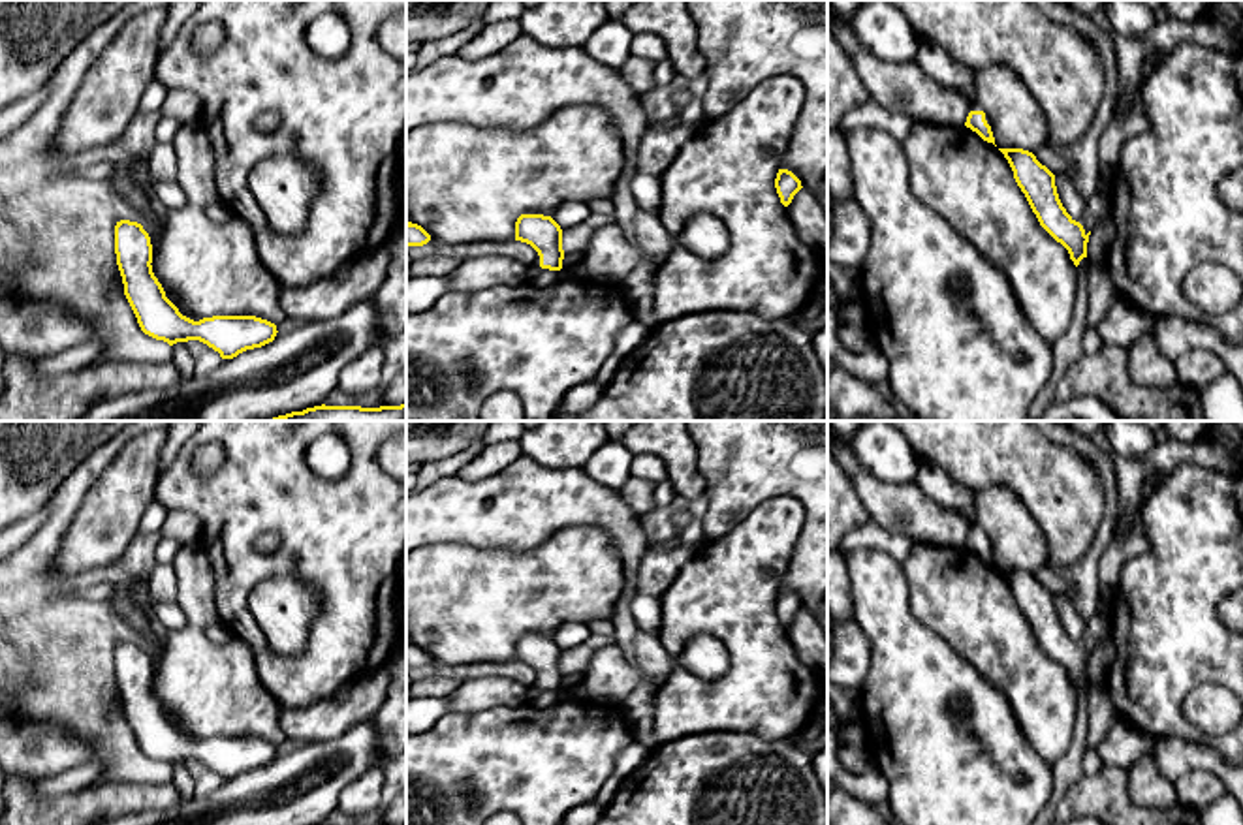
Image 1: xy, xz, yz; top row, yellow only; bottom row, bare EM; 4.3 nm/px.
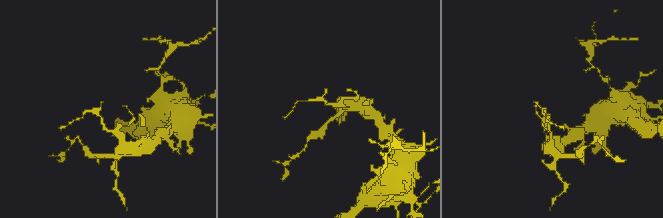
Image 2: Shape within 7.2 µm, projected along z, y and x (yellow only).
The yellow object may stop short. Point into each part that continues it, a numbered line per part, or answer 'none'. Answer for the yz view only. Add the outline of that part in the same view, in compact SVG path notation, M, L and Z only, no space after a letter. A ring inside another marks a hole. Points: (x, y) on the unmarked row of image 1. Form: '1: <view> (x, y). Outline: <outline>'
none

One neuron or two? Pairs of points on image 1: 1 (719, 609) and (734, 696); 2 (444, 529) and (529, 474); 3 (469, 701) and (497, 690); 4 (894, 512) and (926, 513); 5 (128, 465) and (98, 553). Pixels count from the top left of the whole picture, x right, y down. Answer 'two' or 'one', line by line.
1: one
2: one
3: one
4: one
5: one

